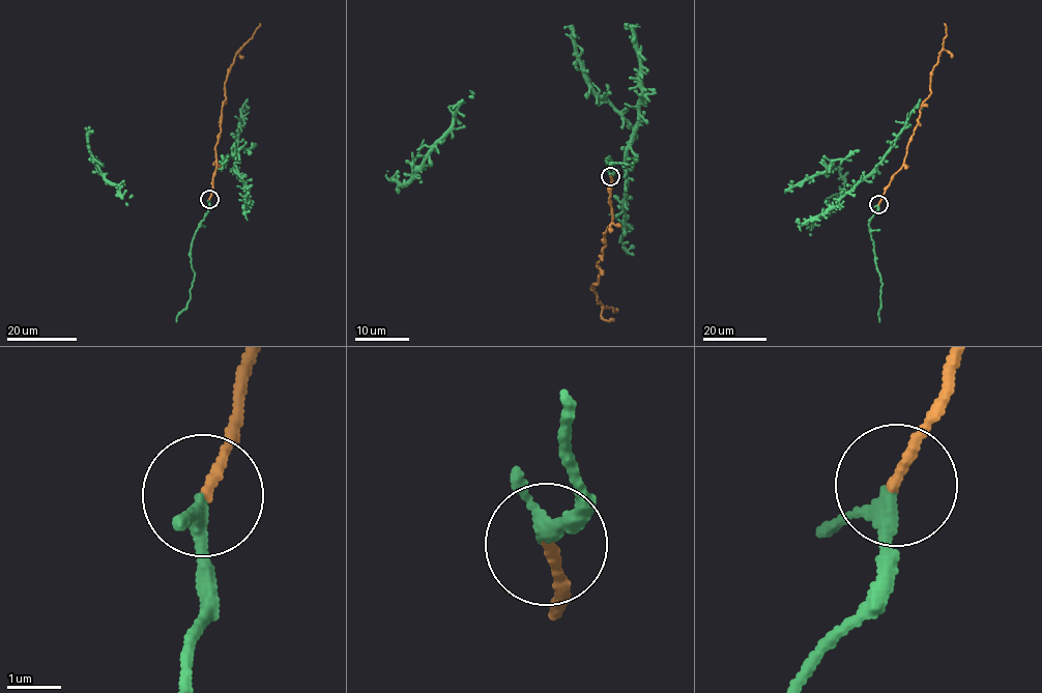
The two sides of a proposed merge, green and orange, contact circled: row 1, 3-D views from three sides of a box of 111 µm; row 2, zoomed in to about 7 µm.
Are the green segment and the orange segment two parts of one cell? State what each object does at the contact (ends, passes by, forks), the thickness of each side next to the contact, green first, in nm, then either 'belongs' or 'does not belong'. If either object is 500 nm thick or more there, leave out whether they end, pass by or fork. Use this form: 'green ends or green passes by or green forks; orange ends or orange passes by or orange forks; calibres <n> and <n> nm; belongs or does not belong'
green passes by; orange ends; calibres 220 and 180 nm; belongs

